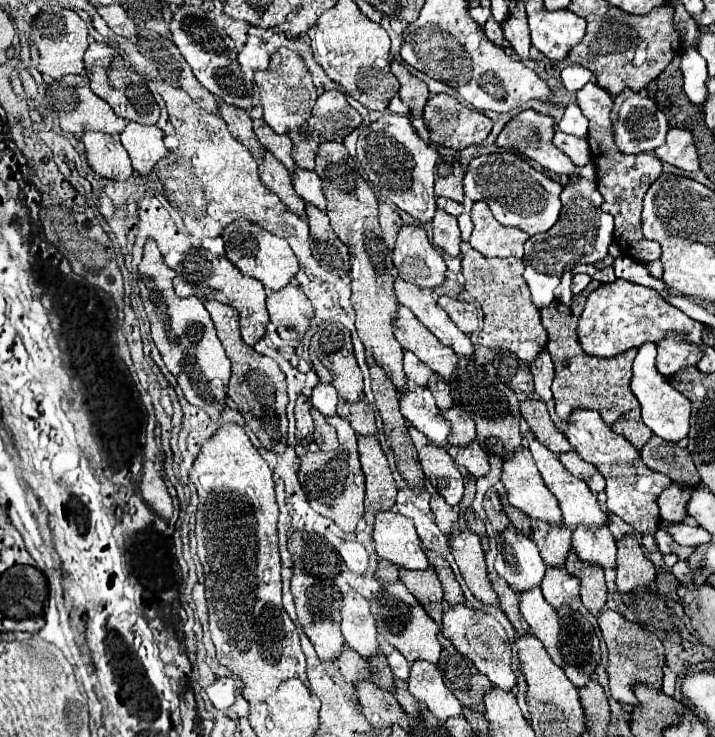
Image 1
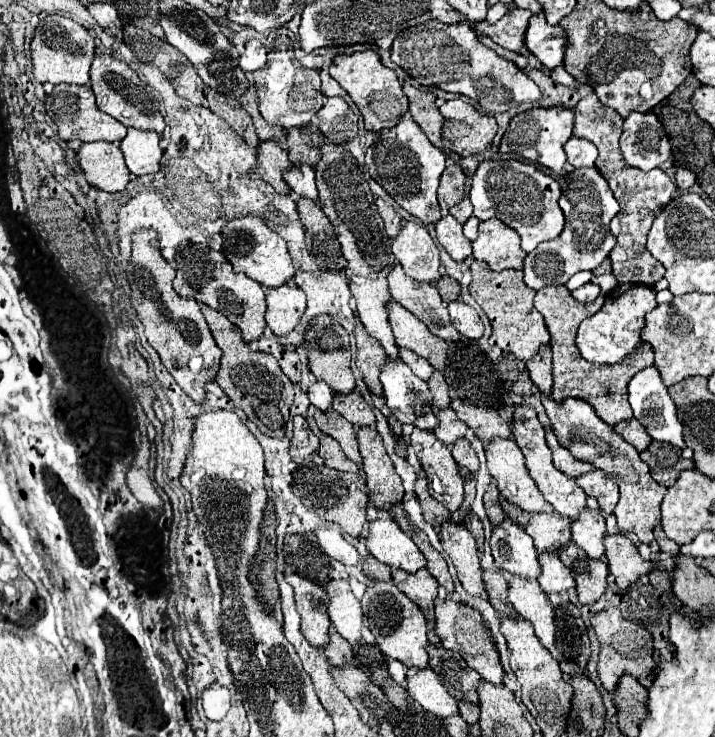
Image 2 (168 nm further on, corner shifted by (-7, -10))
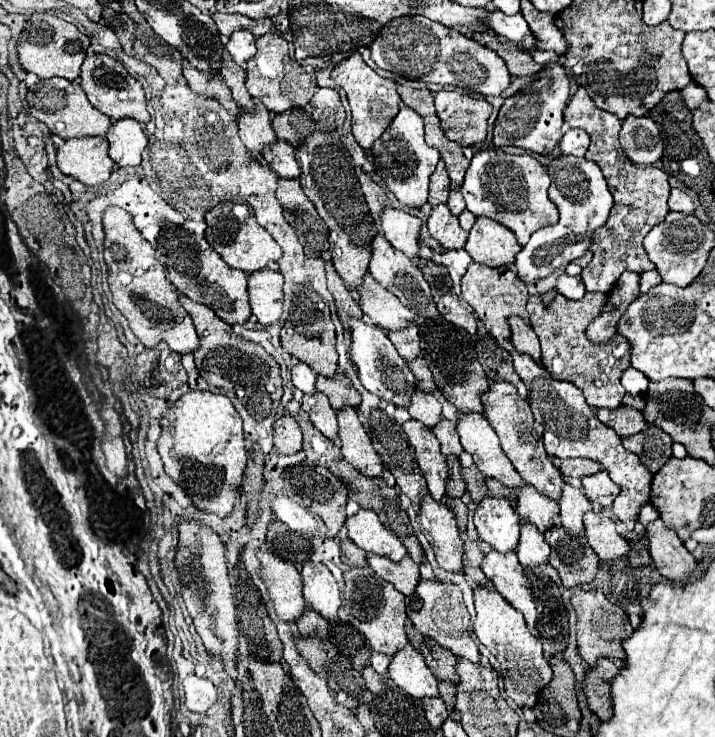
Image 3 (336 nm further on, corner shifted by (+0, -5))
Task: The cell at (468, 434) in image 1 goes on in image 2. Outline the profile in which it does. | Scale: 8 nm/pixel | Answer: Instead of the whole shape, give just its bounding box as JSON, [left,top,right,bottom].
[435,409,469,447]

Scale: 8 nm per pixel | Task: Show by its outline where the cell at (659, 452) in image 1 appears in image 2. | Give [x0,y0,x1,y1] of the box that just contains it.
[641,441,695,487]

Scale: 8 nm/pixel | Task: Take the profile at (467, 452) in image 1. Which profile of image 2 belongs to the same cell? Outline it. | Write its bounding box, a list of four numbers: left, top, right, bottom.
[453,439,479,473]

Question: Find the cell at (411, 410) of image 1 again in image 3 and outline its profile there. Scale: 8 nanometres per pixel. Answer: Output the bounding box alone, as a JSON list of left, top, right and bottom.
[348,318,414,408]

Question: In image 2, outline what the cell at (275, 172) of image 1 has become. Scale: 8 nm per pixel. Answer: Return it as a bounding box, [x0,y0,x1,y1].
[257,143,291,193]

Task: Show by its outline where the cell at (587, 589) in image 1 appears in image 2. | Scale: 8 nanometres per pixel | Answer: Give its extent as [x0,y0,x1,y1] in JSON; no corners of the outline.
[559,543,609,605]

